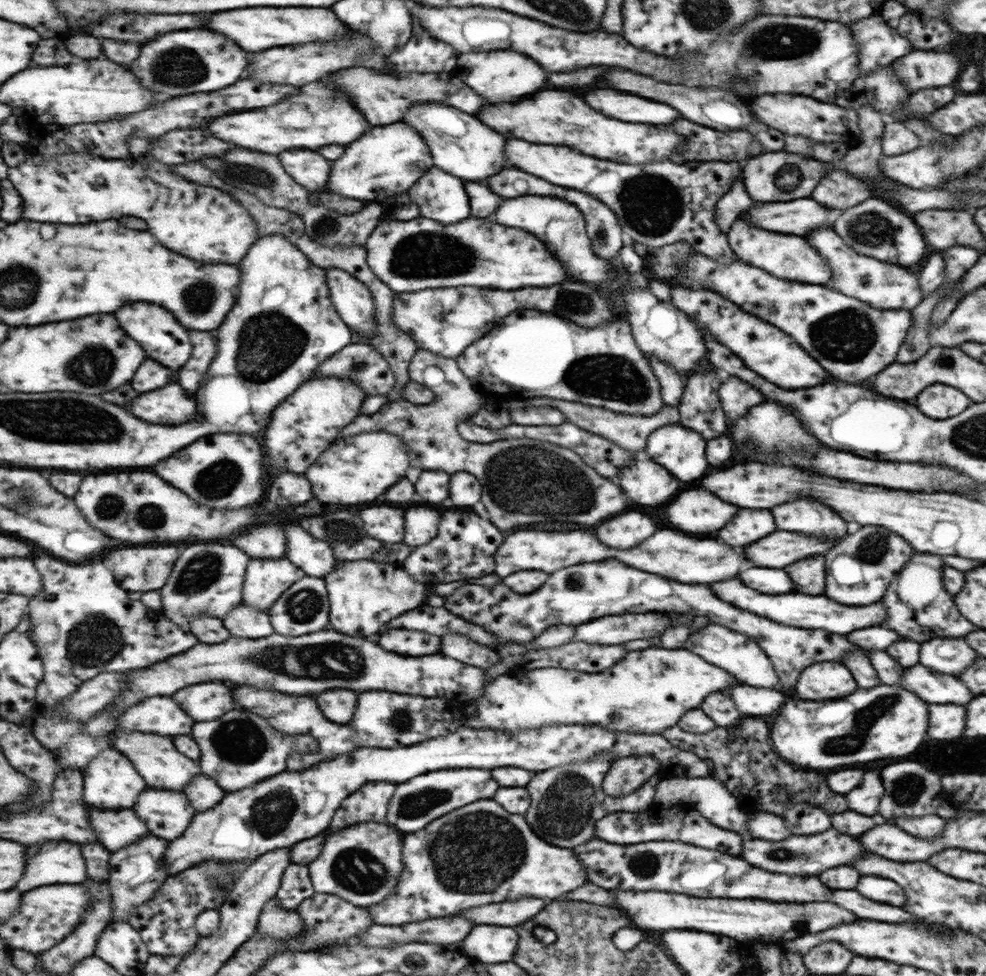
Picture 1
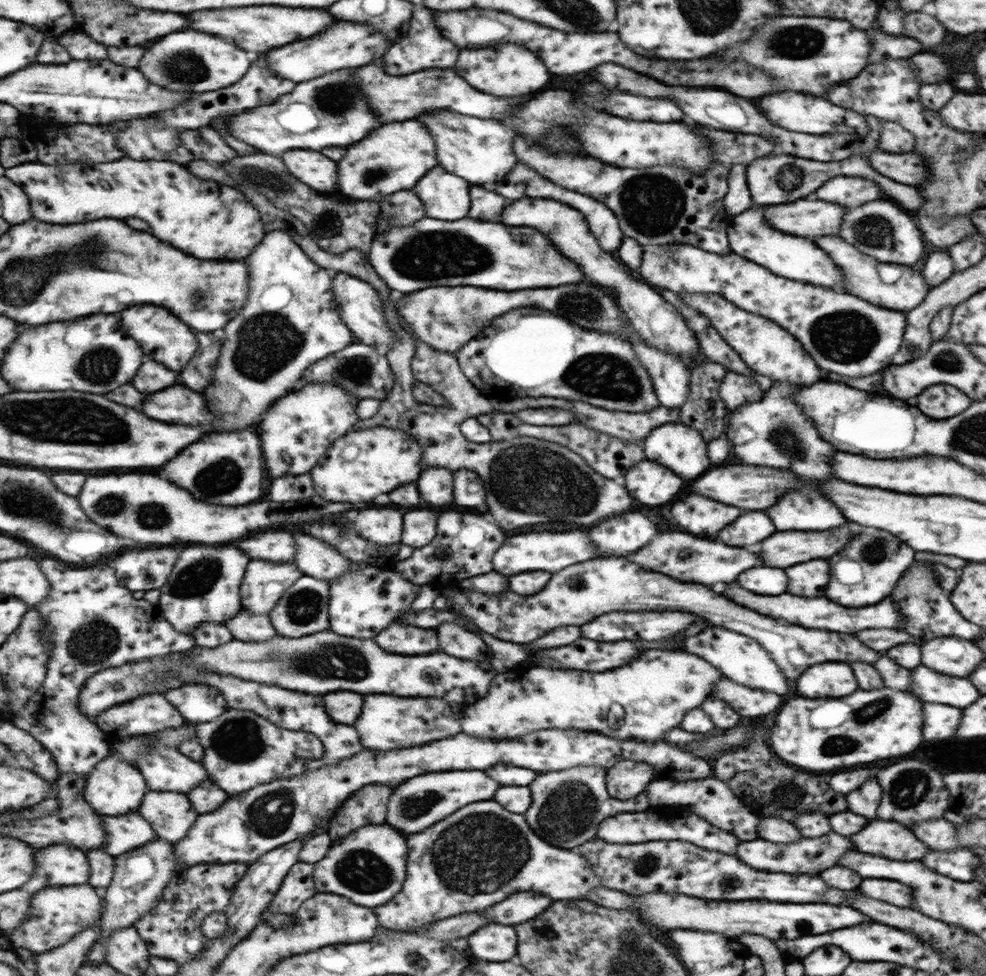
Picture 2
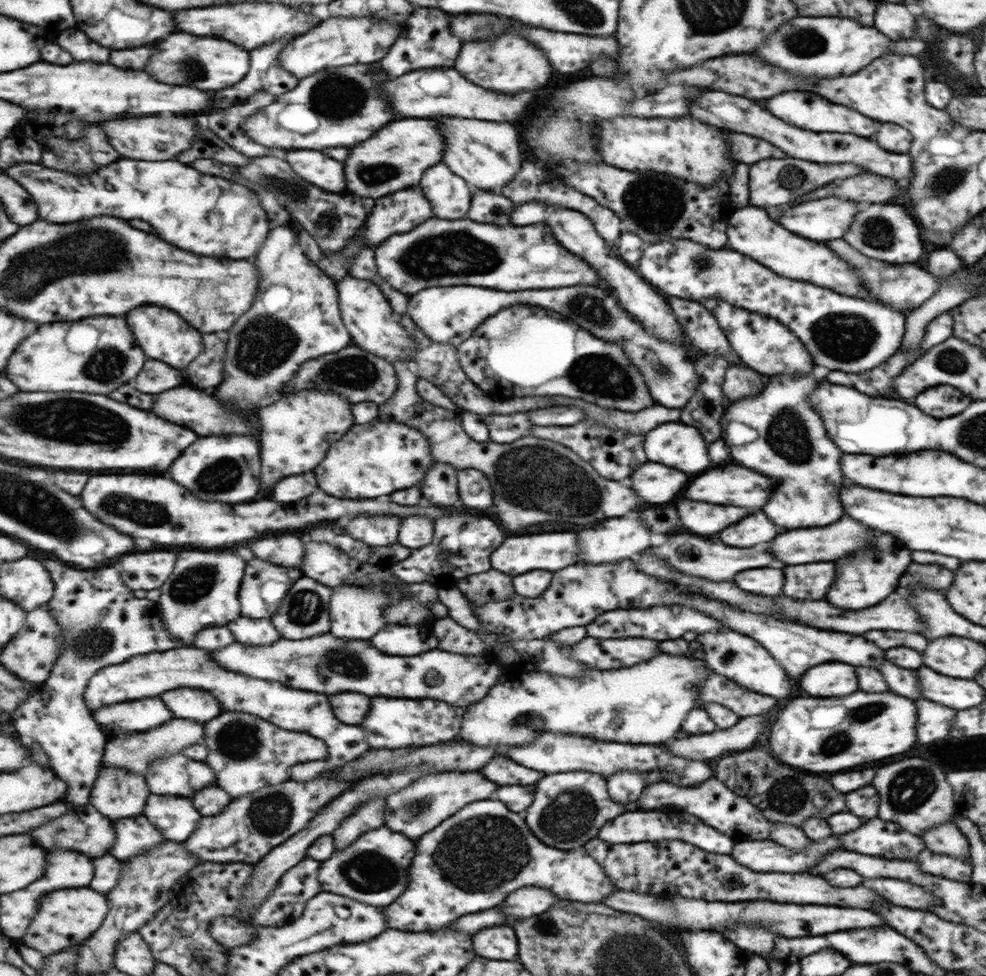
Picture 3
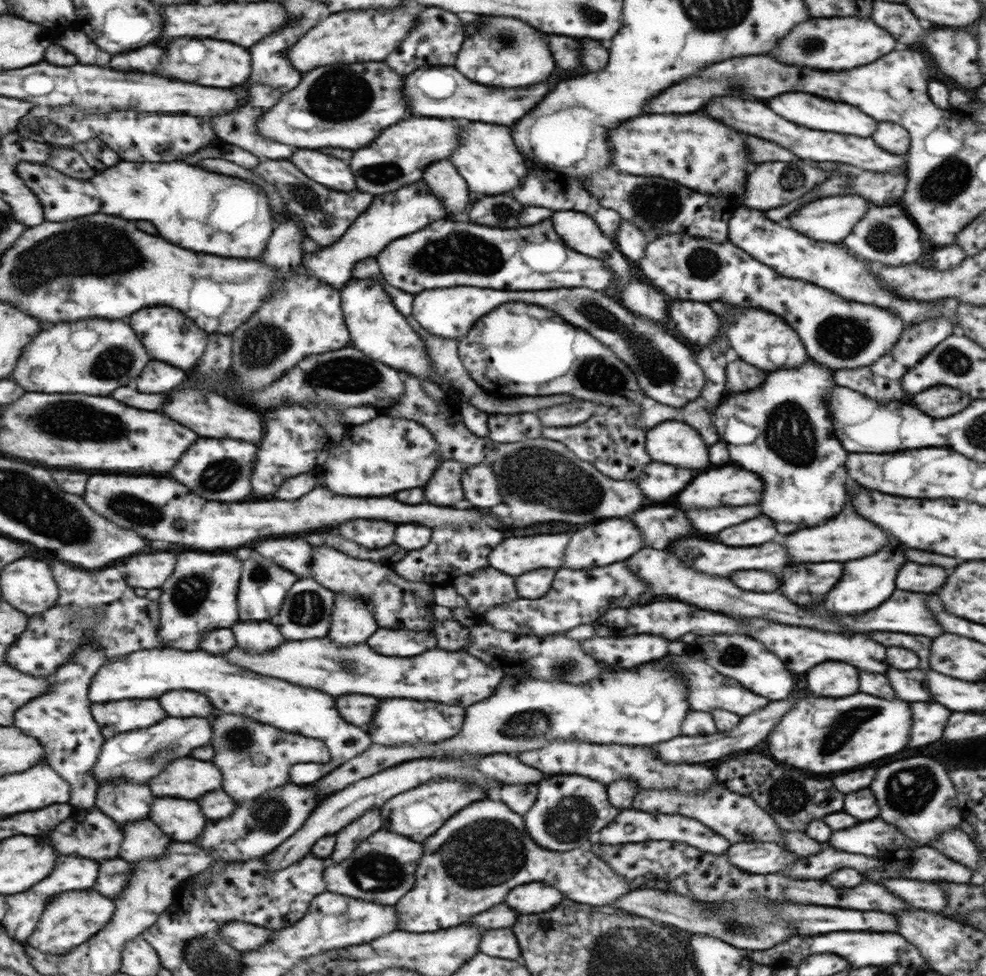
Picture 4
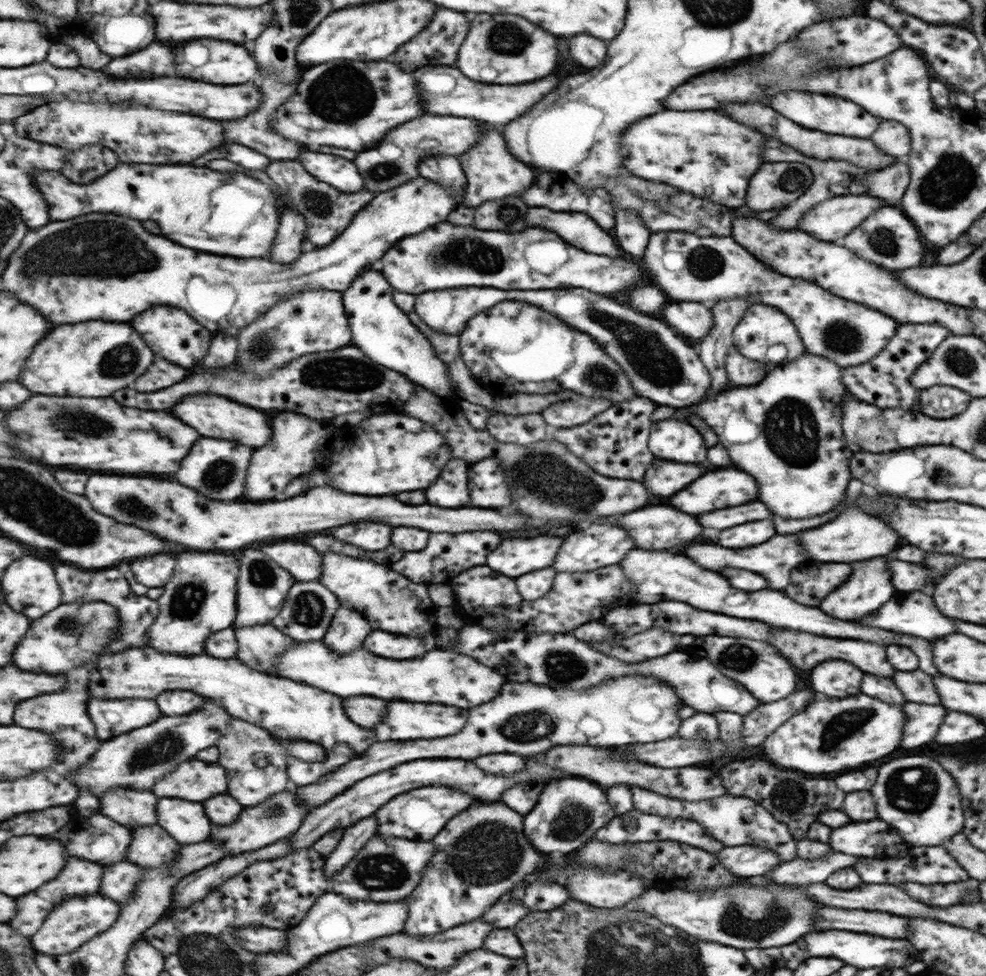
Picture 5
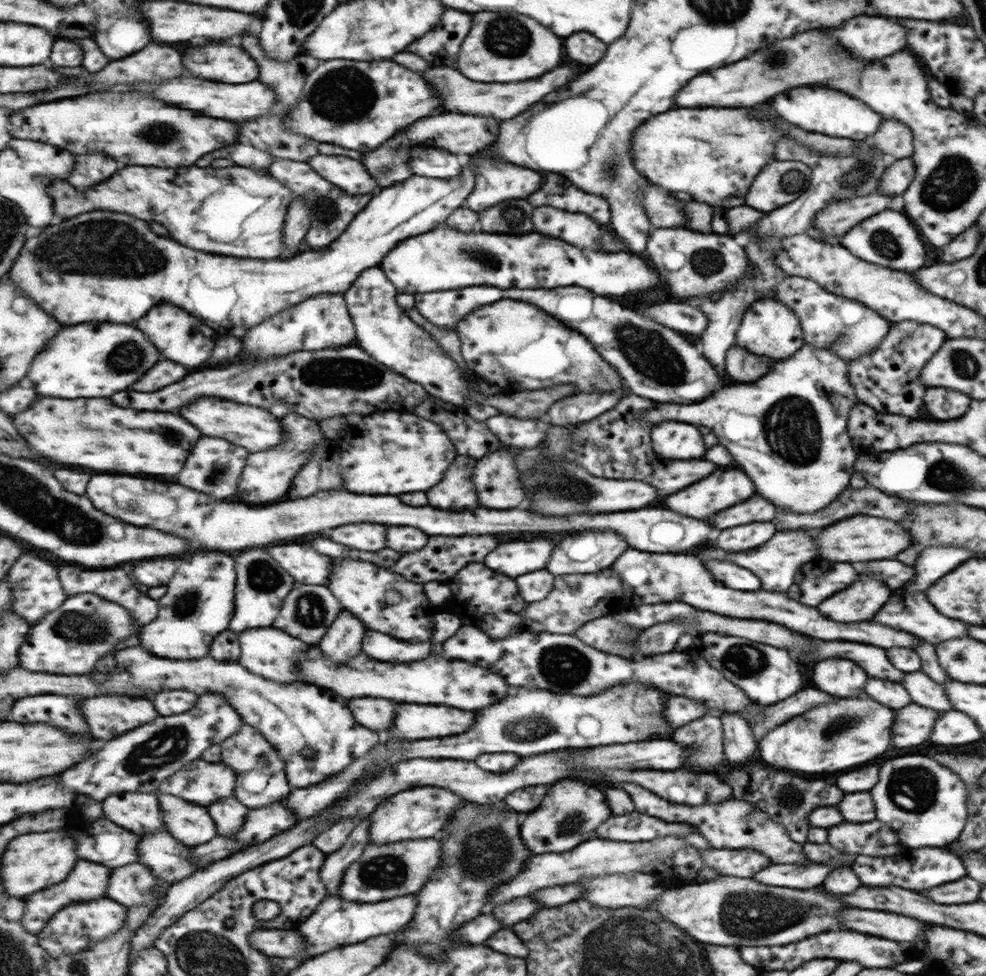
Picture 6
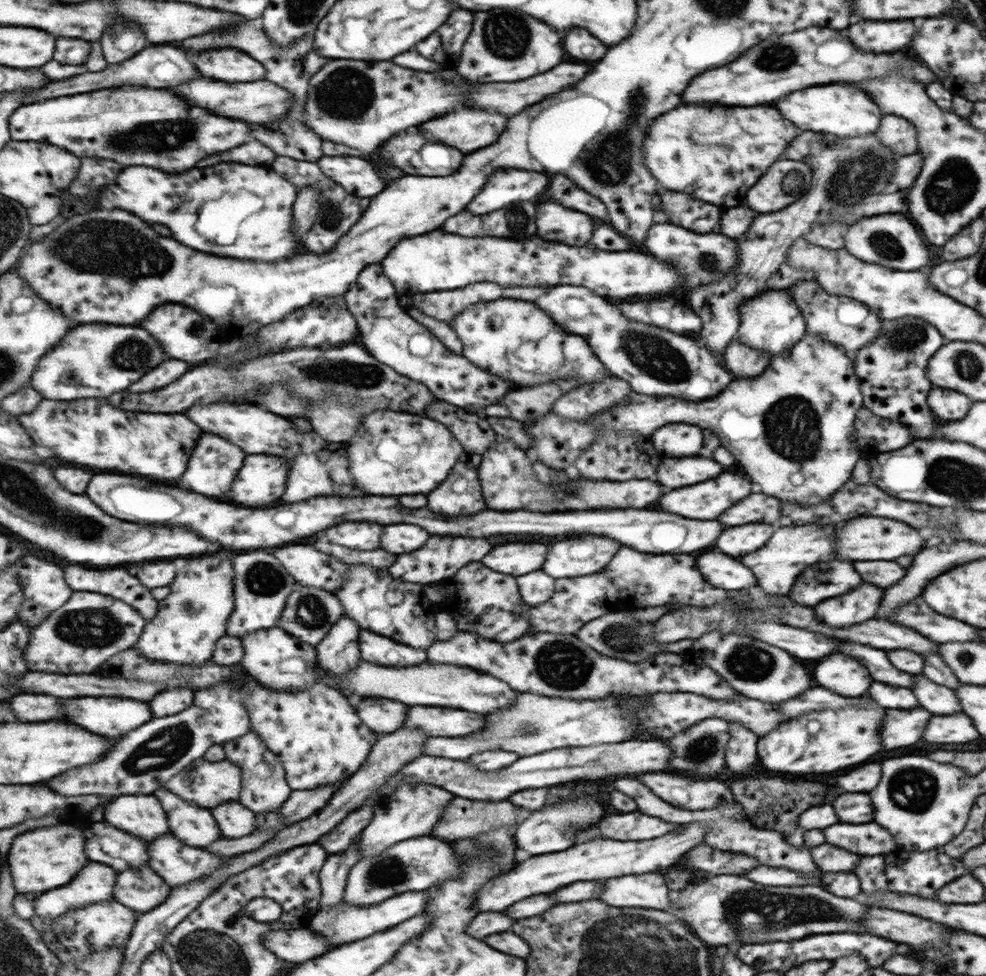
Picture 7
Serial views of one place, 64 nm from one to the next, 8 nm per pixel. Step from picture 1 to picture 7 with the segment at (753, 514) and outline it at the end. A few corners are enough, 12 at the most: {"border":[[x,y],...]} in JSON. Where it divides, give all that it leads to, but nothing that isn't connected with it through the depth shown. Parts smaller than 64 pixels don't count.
{"border":[[743,524],[719,534],[715,548],[731,558],[761,548],[773,528]]}

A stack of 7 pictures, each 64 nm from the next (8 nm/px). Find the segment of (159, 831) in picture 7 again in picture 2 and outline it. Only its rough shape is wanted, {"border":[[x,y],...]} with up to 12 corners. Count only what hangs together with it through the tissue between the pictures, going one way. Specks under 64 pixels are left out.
{"border":[[112,753],[84,799],[100,815],[139,812],[150,787],[138,767]]}

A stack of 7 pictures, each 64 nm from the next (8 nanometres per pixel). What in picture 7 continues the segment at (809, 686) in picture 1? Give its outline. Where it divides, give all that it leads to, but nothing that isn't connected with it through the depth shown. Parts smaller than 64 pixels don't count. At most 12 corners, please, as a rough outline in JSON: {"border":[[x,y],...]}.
{"border":[[845,654],[813,666],[817,686],[859,696],[871,684],[867,670]]}

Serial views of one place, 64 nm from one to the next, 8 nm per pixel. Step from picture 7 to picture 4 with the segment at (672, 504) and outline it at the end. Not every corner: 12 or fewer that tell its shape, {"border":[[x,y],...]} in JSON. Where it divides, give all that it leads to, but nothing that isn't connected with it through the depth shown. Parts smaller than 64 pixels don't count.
{"border":[[741,468],[699,474],[675,502],[681,510],[745,506],[761,482]]}

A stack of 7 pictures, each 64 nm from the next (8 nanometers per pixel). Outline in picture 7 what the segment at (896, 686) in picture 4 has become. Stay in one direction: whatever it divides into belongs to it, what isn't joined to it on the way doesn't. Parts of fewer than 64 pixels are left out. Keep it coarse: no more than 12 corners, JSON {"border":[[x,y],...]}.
{"border":[[917,676],[911,692],[931,714],[961,712],[955,692]]}

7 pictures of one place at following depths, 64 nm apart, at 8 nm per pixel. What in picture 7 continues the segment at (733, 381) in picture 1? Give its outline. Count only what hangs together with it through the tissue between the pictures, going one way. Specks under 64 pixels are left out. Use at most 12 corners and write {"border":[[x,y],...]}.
{"border":[[733,338],[722,363],[734,378],[751,378],[765,370],[771,353]]}

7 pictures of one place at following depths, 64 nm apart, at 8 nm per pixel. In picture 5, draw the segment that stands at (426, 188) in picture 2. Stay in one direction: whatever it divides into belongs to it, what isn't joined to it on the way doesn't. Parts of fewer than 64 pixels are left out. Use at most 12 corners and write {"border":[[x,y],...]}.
{"border":[[453,155],[423,157],[417,176],[449,190],[466,182]]}

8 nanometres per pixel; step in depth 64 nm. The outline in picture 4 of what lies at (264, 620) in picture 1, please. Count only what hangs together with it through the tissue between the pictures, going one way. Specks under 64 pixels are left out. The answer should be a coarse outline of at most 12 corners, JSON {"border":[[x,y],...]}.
{"border":[[239,620],[239,648],[265,654],[287,642],[271,621]]}

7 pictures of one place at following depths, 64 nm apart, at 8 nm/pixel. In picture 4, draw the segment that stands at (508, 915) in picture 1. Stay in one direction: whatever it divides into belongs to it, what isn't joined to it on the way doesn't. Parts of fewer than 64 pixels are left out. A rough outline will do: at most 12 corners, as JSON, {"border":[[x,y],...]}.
{"border":[[541,882],[503,898],[523,914],[551,910],[561,896]]}

